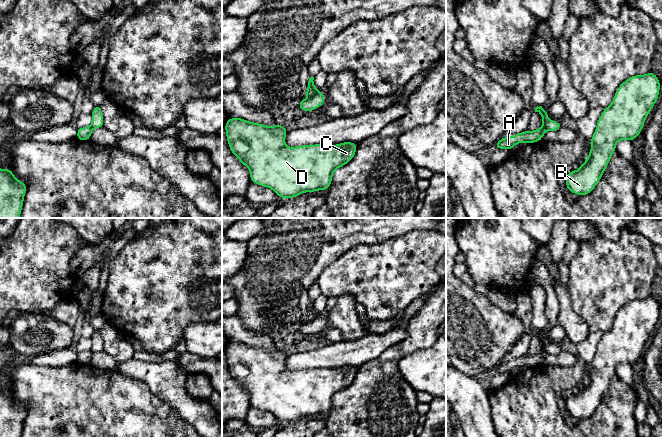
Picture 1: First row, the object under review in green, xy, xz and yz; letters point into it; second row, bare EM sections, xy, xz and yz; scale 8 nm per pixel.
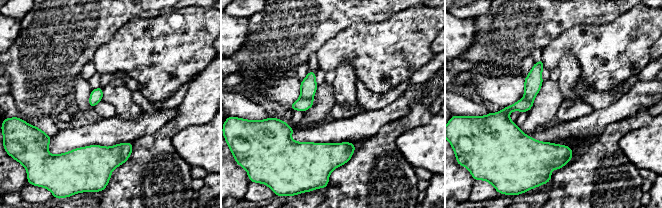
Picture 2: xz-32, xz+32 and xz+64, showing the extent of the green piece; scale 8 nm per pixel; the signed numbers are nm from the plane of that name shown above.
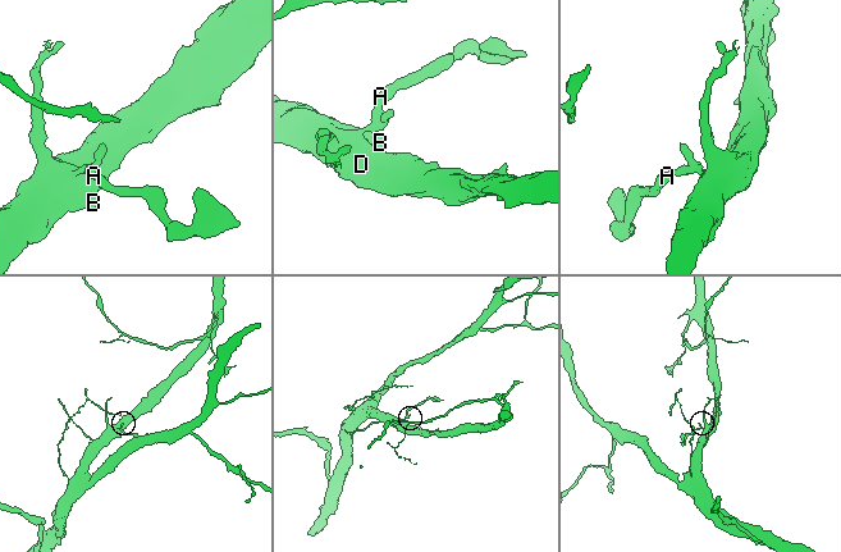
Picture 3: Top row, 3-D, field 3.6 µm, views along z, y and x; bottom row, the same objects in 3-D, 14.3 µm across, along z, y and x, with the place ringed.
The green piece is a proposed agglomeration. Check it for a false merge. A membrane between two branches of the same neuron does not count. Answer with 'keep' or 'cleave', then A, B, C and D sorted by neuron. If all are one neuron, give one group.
cleave | A / B C D

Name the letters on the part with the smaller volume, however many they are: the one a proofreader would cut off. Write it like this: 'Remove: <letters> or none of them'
Remove: A

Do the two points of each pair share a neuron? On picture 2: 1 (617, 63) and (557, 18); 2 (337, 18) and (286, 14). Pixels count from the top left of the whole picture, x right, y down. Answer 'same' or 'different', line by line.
1: different
2: same

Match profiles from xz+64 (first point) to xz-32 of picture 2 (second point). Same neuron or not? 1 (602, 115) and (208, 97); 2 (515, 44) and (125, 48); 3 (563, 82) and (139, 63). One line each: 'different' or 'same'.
1: different
2: different
3: different

